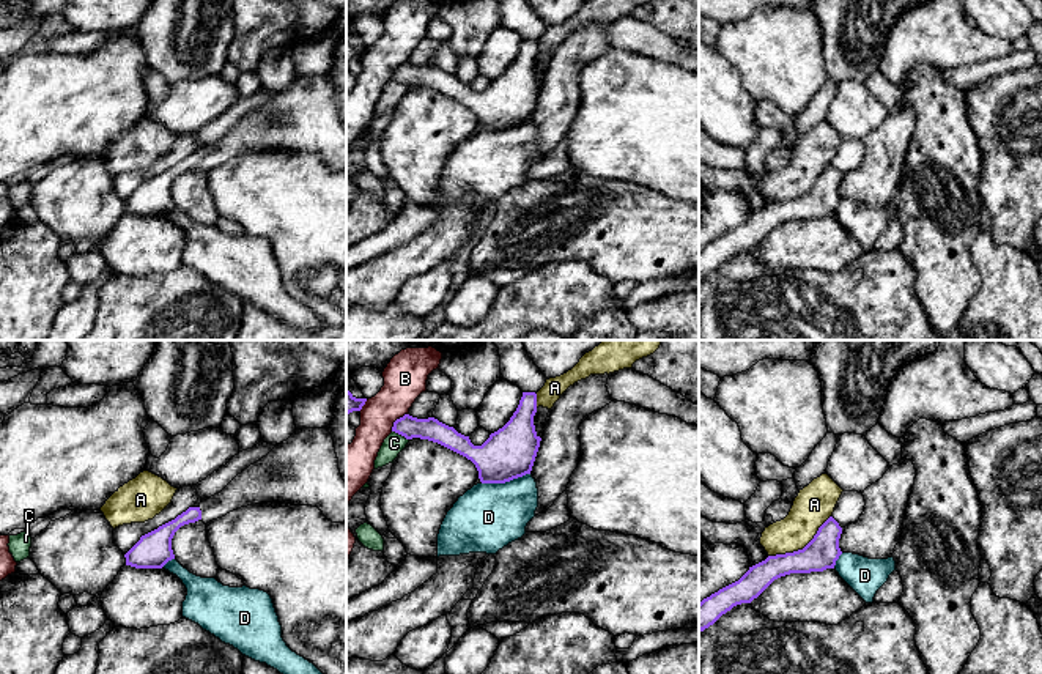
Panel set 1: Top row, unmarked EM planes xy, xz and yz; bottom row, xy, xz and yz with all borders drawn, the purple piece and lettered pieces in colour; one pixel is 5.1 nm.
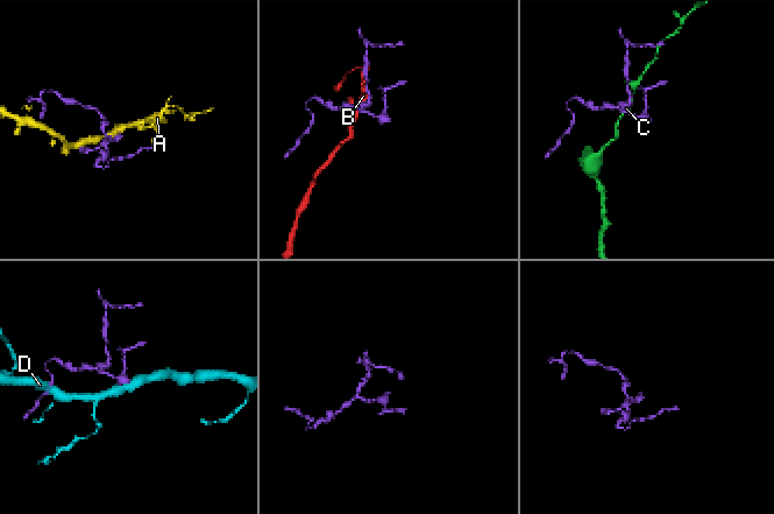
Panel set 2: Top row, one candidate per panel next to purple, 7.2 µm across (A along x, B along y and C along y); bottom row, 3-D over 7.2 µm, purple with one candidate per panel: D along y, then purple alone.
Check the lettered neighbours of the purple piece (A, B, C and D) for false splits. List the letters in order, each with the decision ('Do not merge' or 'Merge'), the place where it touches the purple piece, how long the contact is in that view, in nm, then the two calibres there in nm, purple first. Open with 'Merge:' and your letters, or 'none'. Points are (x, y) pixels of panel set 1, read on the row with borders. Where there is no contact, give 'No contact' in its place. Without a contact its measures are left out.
Merge: none
A: Do not merge. Touches purple at yz (803, 548). Shared border 380 nm. Thickness 170 nm (purple) against 200 nm
B: Do not merge. Touches purple at xz (397, 419). Shared border 130 nm. Thickness 120 nm (purple) against 220 nm
C: Do not merge. Touches purple at xz (400, 433). Shared border 100 nm. Thickness 120 nm (purple) against 100 nm
D: Do not merge. Touches purple at xz (506, 481). Shared border 260 nm. Thickness 260 nm (purple) against 340 nm

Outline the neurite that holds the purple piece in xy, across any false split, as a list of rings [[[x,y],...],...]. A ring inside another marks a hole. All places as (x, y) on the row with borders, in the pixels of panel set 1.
[[[296,428],[220,493],[142,535],[124,554],[126,565],[162,568],[175,559],[172,539],[181,526],[198,520],[206,524],[236,509],[268,502],[318,507],[329,521],[346,523],[346,482],[327,428]]]

